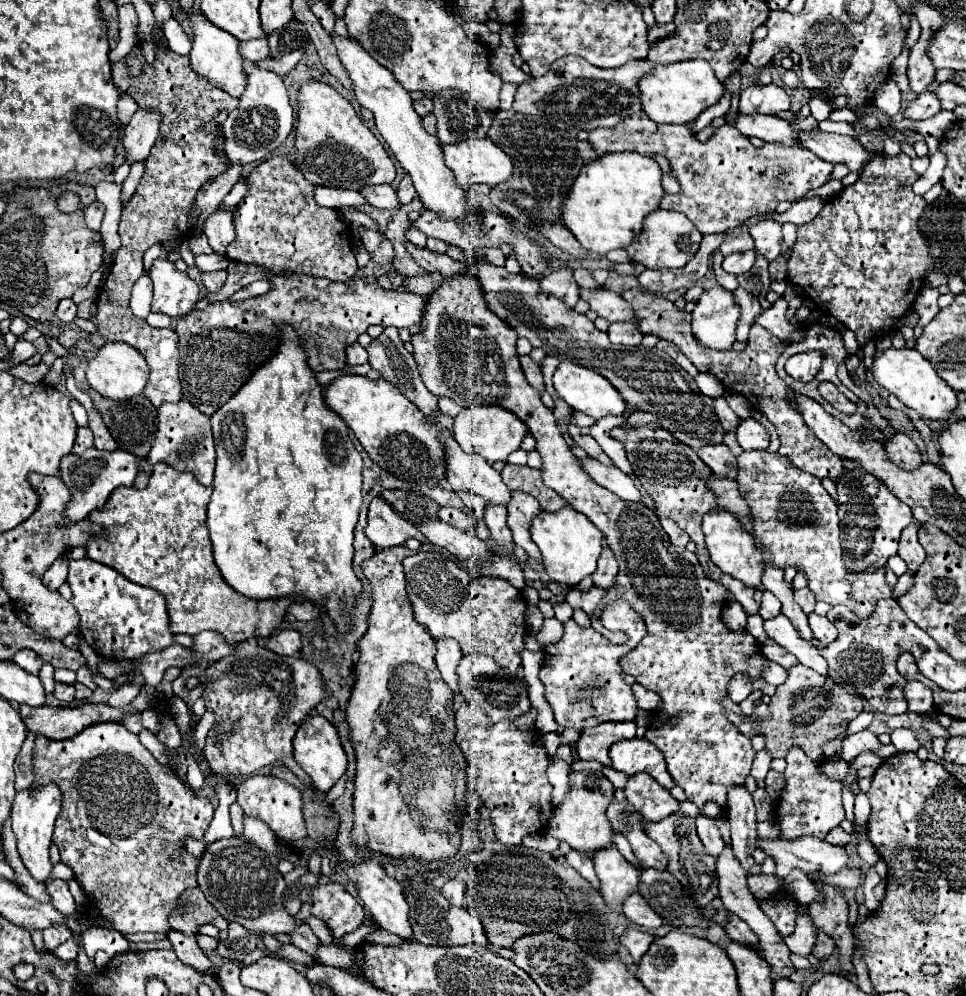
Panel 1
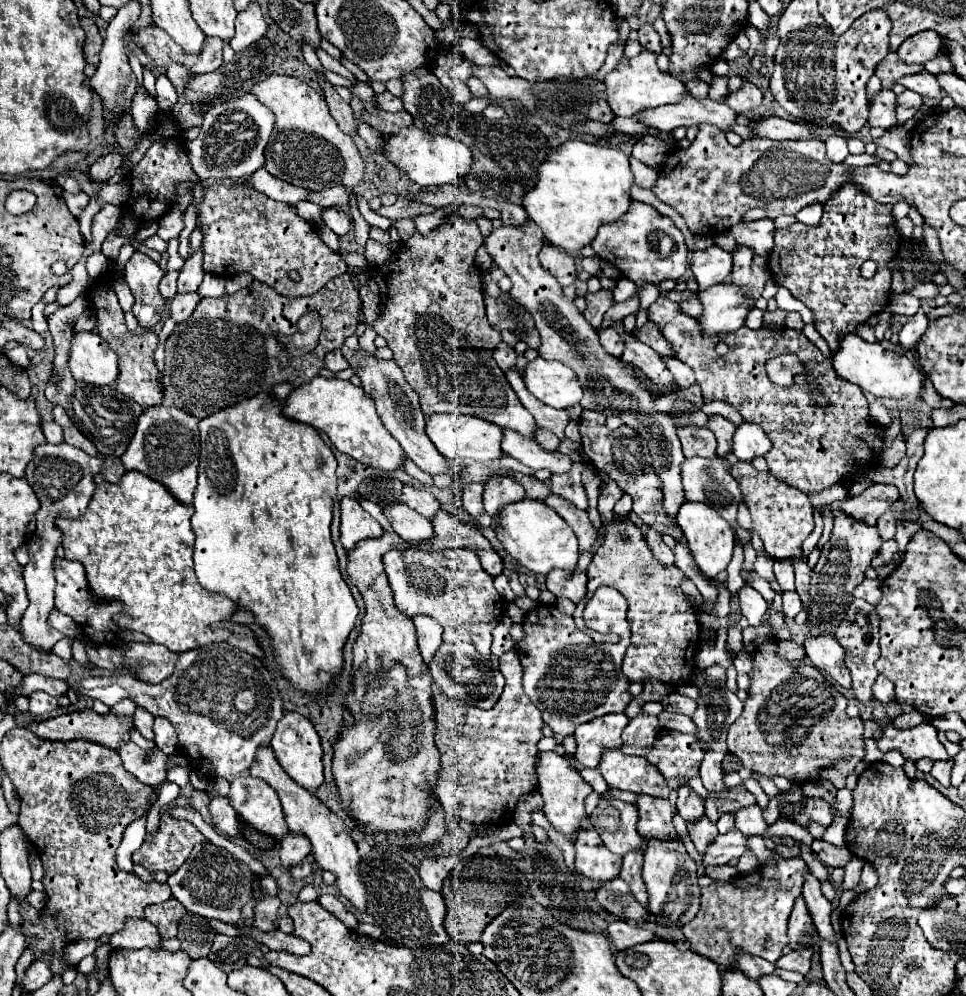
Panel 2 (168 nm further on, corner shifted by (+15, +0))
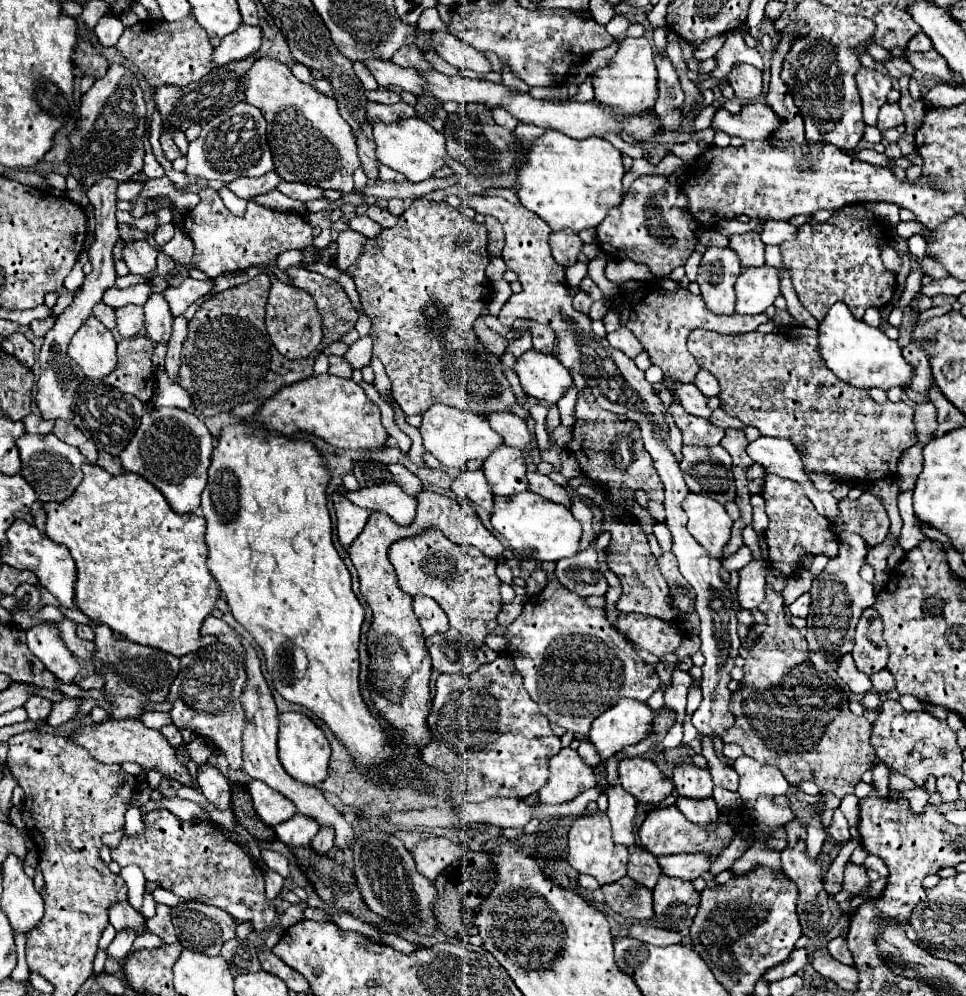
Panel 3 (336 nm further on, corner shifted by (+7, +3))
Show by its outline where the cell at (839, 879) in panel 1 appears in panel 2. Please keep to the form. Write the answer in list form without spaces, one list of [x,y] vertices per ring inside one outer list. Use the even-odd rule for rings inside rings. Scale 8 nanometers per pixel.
[[[799,856],[787,860],[781,858],[777,864],[763,864],[729,882],[713,882],[711,886],[701,888],[701,910],[683,926],[691,950],[707,956],[719,964],[721,970],[735,968],[739,950],[775,962],[789,944],[787,920],[795,898],[801,894],[805,872],[807,864]]]

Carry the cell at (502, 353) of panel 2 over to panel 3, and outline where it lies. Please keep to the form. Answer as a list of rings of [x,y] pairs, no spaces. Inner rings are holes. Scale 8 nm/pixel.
[[[483,315],[475,321],[475,333],[477,333],[477,337],[481,337],[483,339],[483,343],[485,343],[485,347],[491,351],[491,353],[495,353],[497,357],[501,357],[503,353],[505,353],[505,349],[507,349],[507,339],[505,337],[501,337],[499,333],[495,333],[495,331],[491,331],[487,325],[485,325],[485,321],[483,321]]]

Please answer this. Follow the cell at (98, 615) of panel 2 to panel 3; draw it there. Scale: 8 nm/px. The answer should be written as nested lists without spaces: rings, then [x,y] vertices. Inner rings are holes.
[[[15,521],[9,527],[7,533],[9,539],[9,547],[1,549],[1,559],[17,569],[29,569],[37,575],[37,579],[41,579],[41,585],[45,585],[45,589],[49,593],[53,593],[63,609],[79,609],[75,603],[75,581],[77,581],[77,565],[69,555],[69,549],[65,549],[65,545],[59,545],[55,541],[51,541],[49,537],[45,537],[43,533],[37,531],[35,525],[29,525],[25,521]]]

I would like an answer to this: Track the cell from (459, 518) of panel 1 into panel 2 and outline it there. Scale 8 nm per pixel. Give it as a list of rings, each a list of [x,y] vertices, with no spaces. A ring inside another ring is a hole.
[[[403,486],[401,490],[401,500],[413,508],[415,512],[423,514],[425,518],[433,518],[433,514],[439,510],[439,502],[433,498],[431,492],[421,490],[421,488],[413,488],[413,486]]]

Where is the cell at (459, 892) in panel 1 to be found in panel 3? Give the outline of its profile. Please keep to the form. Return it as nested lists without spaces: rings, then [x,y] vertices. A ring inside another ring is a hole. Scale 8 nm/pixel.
[[[429,837],[425,841],[419,841],[411,851],[417,863],[417,871],[431,881],[435,881],[443,869],[447,869],[453,861],[459,861],[465,853],[467,849],[463,847],[463,843],[455,843],[447,837]]]

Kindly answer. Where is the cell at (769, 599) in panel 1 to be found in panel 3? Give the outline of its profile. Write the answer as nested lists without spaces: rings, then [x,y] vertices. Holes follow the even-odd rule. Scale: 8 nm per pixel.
[[[753,559],[739,571],[739,605],[757,609],[765,601],[765,571],[767,563]]]

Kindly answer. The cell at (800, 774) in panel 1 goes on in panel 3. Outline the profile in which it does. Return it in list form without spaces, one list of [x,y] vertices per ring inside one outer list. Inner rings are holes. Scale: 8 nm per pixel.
[[[835,809],[835,811],[833,811],[831,837],[833,837],[837,843],[841,843],[843,839],[851,837],[851,835],[849,835],[849,825],[847,825],[847,819],[845,819],[845,815],[843,815],[839,809]]]

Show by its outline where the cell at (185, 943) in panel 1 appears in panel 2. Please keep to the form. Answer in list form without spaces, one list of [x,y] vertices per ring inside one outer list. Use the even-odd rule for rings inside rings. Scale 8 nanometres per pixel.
[[[127,920],[121,932],[111,936],[111,948],[159,948],[161,936],[147,920]]]

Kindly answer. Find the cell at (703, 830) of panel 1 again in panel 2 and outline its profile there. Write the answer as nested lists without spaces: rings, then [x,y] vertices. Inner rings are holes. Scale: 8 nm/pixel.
[[[683,782],[677,788],[677,812],[685,822],[695,822],[703,816],[703,800]]]

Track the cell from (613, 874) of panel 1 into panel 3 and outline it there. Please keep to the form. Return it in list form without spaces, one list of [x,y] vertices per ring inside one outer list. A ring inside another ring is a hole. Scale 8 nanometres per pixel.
[[[605,813],[591,815],[591,817],[577,817],[575,823],[571,825],[567,861],[579,873],[593,875],[599,881],[599,885],[609,885],[609,883],[615,883],[621,877],[625,877],[627,855],[629,853],[627,853],[625,845],[617,845],[611,841],[611,825],[609,825],[609,817],[605,817]]]

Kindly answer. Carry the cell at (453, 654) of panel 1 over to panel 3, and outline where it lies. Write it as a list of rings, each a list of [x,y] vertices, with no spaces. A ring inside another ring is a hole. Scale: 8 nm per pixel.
[[[415,597],[413,609],[419,619],[419,625],[423,627],[423,637],[429,639],[435,633],[445,633],[449,629],[449,621],[445,611],[429,597]]]

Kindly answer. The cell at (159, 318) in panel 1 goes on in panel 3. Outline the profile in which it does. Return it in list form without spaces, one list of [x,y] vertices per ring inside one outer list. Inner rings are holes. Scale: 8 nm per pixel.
[[[127,305],[115,311],[117,315],[117,329],[123,337],[135,337],[143,329],[143,307]]]

